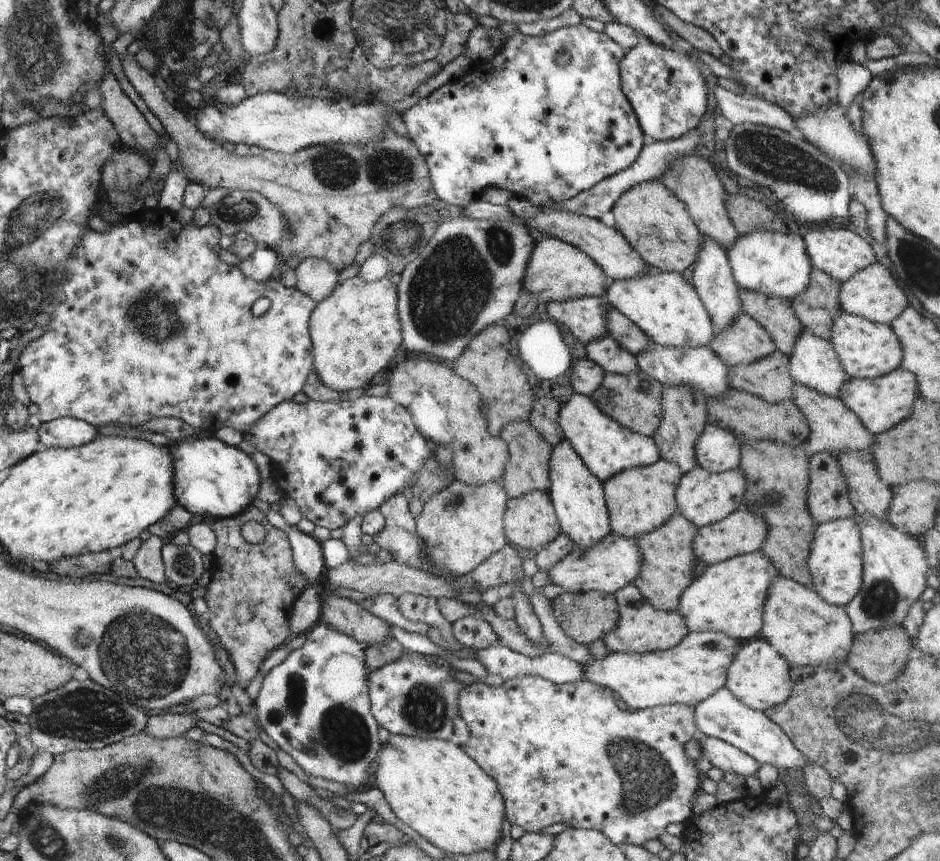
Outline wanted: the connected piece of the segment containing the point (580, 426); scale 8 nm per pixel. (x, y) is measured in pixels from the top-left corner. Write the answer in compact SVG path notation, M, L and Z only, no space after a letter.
M572 394L570 399L562 404L558 424L562 429L563 438L570 443L591 474L602 483L622 470L648 466L660 459L653 437L642 436L624 428L616 420L600 412L588 396Z

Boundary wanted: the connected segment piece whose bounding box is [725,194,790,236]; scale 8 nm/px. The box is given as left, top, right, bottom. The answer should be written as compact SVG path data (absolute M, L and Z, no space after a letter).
M732 194L727 195L725 203L728 216L739 236L756 232L756 230L790 232L774 211L759 200L743 194Z

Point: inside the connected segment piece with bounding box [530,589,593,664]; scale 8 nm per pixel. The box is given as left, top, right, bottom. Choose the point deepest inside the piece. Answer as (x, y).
(558, 642)

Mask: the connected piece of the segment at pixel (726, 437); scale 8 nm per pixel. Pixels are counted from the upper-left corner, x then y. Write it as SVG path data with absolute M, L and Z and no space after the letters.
M707 424L694 446L697 465L710 473L738 470L741 446L729 430Z

